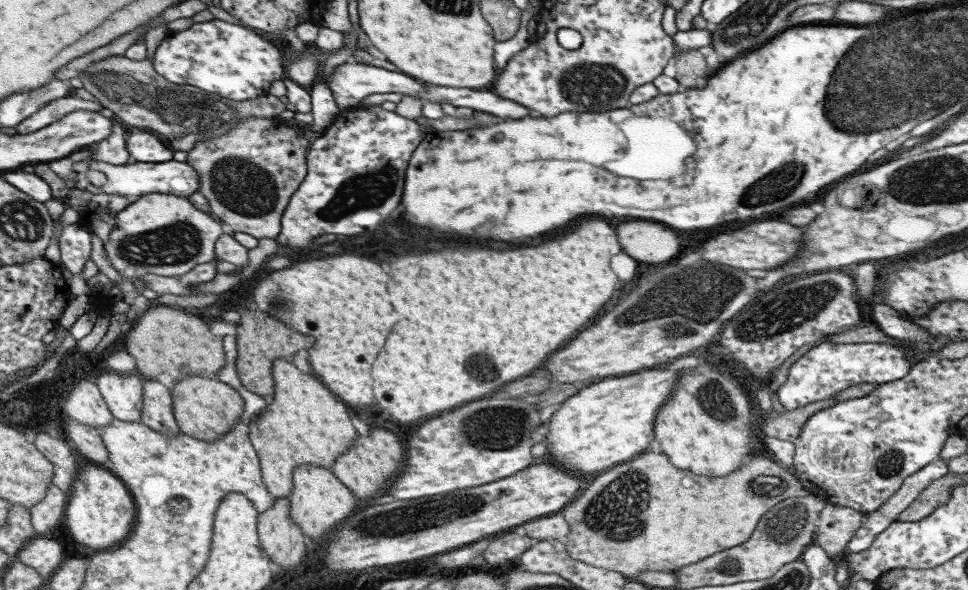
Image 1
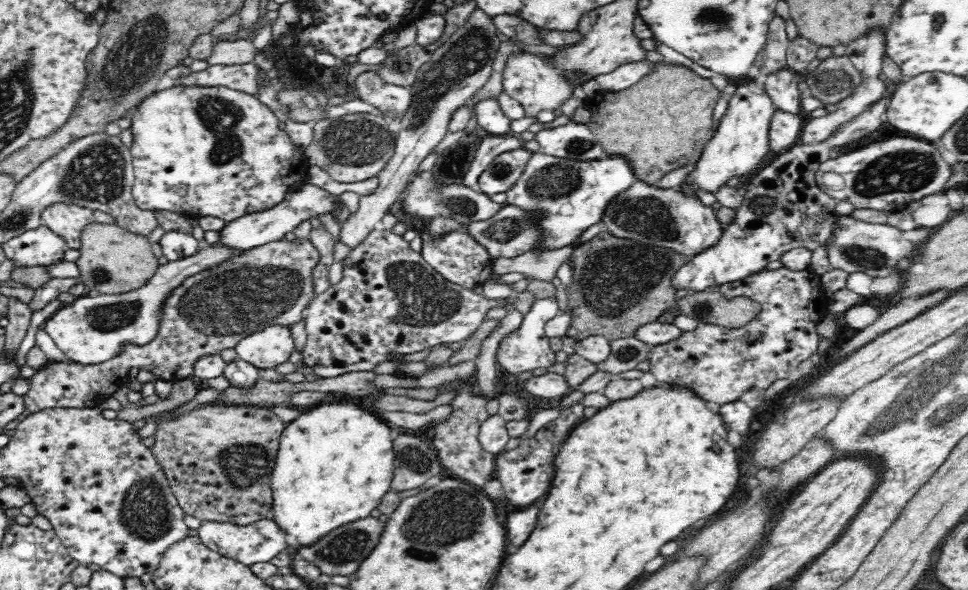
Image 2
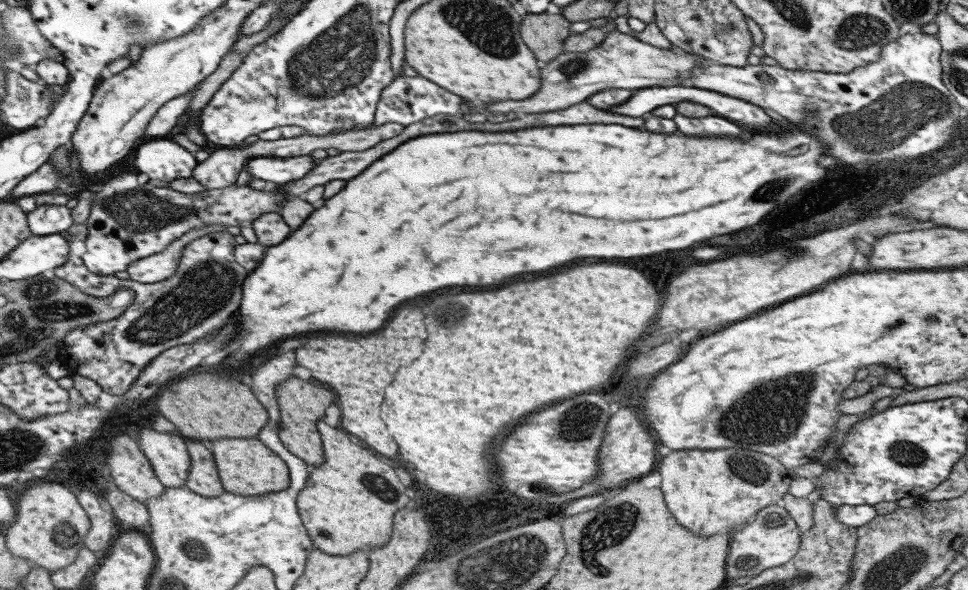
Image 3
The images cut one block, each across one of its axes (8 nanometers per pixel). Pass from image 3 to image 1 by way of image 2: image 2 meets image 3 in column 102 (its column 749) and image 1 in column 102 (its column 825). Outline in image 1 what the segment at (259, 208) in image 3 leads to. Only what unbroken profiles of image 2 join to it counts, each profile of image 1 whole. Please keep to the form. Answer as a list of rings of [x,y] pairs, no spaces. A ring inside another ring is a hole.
[[[120,124],[112,126],[112,134],[100,140],[96,150],[92,150],[94,156],[90,158],[93,162],[108,162],[108,164],[122,166],[128,164],[129,152],[126,148],[127,132]],[[72,188],[65,203],[80,212],[77,224],[96,234],[106,244],[110,240],[110,232],[116,228],[116,214],[124,210],[130,200],[118,194],[91,195],[84,189]]]

